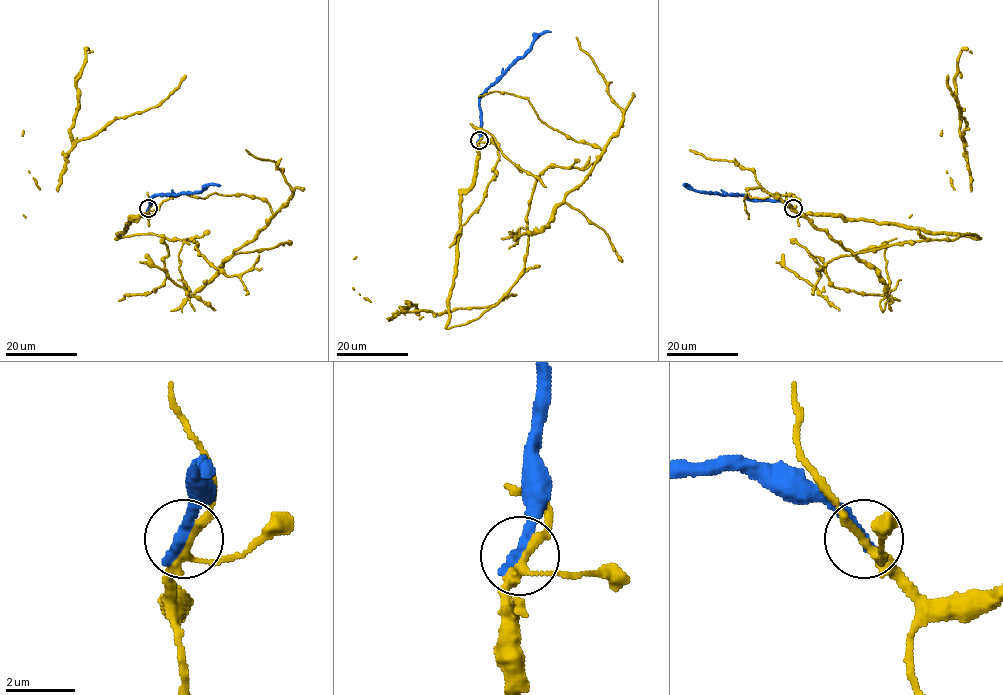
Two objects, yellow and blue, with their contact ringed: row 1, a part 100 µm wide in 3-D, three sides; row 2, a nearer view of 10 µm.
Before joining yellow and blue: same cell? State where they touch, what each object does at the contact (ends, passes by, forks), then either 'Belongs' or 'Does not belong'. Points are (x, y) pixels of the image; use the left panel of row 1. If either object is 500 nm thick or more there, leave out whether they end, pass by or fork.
Place: (148, 208). At the ring yellow forks. At the ring blue ends. Belongs

